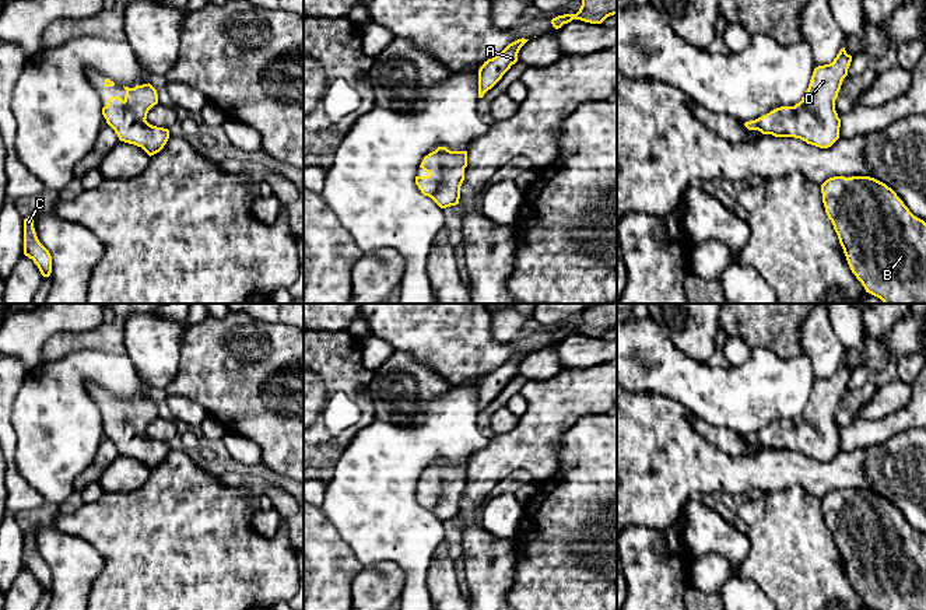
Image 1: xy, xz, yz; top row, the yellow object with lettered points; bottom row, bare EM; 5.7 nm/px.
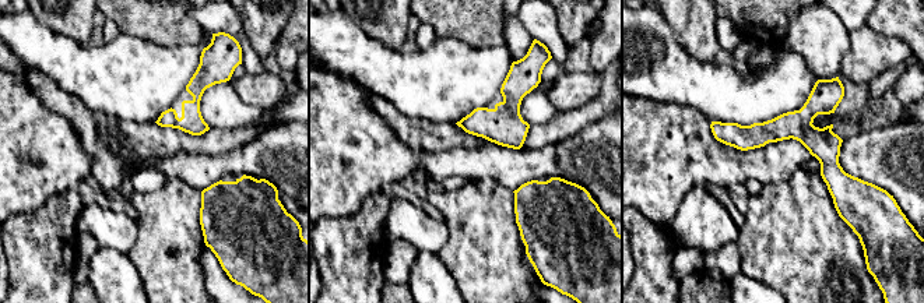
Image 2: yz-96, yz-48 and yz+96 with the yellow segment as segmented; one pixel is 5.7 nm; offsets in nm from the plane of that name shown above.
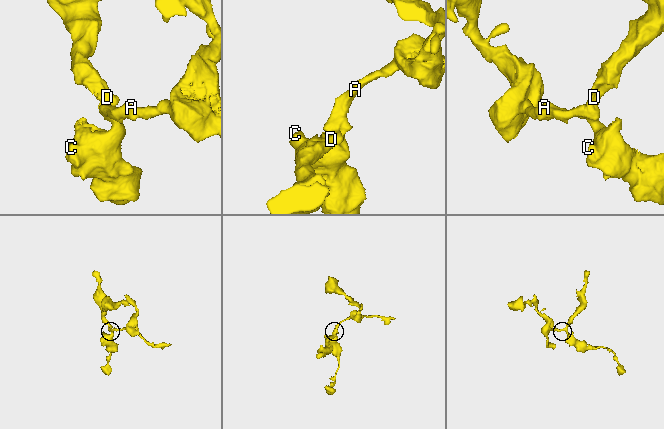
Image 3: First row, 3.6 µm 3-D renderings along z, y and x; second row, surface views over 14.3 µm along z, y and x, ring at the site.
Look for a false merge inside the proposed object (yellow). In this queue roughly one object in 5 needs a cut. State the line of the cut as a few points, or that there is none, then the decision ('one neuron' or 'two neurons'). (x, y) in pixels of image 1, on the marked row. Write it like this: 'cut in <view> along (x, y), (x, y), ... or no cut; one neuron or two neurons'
no cut; one neuron

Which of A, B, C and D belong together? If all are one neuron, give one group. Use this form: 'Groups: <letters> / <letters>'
Groups: A B C D

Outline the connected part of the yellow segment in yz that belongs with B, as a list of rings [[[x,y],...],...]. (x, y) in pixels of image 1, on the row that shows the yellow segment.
[[[834,176],[821,185],[822,203],[848,264],[866,292],[884,304],[926,304],[926,222],[915,217],[897,193],[870,176]]]

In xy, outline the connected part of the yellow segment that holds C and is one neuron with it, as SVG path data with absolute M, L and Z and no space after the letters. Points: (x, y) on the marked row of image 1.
M32 215L24 220L24 255L34 260L43 277L50 276L52 256L36 236Z

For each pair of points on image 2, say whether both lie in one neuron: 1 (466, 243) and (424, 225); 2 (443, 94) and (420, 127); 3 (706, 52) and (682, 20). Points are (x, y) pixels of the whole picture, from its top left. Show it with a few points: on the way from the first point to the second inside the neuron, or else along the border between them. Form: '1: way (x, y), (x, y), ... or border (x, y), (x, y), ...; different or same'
1: border (443, 219), (446, 240), (436, 253); different
2: border (394, 108), (408, 116), (455, 124); different
3: way (702, 43), (691, 28); same

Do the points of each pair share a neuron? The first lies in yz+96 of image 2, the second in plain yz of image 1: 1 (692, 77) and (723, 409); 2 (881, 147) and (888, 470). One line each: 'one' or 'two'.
1: one
2: one

